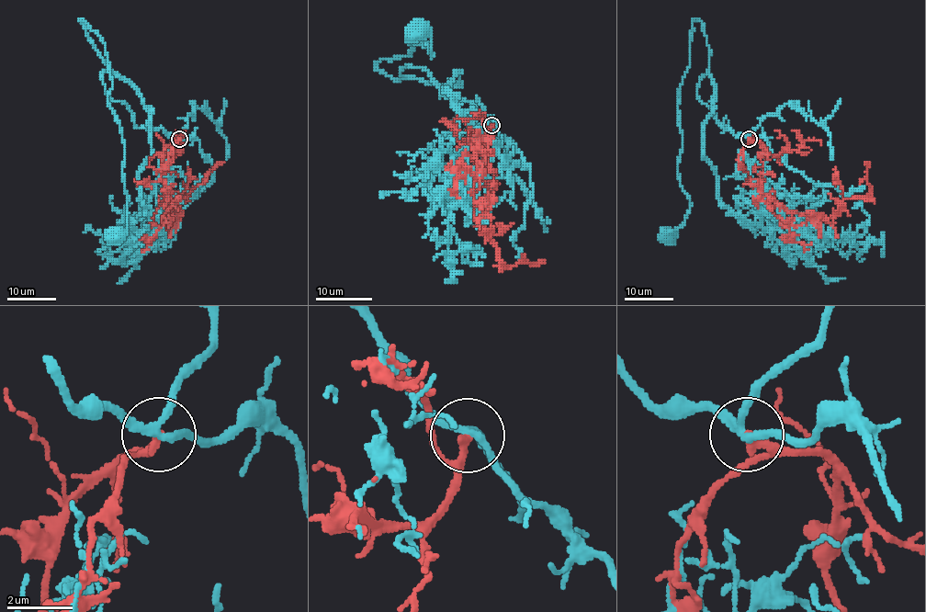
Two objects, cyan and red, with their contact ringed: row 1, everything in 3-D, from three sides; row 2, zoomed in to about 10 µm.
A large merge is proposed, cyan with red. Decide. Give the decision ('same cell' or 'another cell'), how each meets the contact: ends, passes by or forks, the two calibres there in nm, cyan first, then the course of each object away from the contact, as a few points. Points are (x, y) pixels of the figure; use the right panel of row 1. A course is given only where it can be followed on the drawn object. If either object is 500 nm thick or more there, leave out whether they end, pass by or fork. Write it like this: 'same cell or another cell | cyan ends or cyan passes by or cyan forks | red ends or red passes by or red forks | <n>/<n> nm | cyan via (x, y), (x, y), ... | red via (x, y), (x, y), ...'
another cell | cyan forks | red ends | 200/260 nm | cyan via (749, 140), (723, 127), (699, 99), (709, 49), (697, 19), (678, 103), (678, 178), (690, 209), (666, 234) | red via (749, 140), (762, 149), (762, 190), (809, 220), (832, 216), (844, 198), (865, 198), (871, 186), (866, 161)

